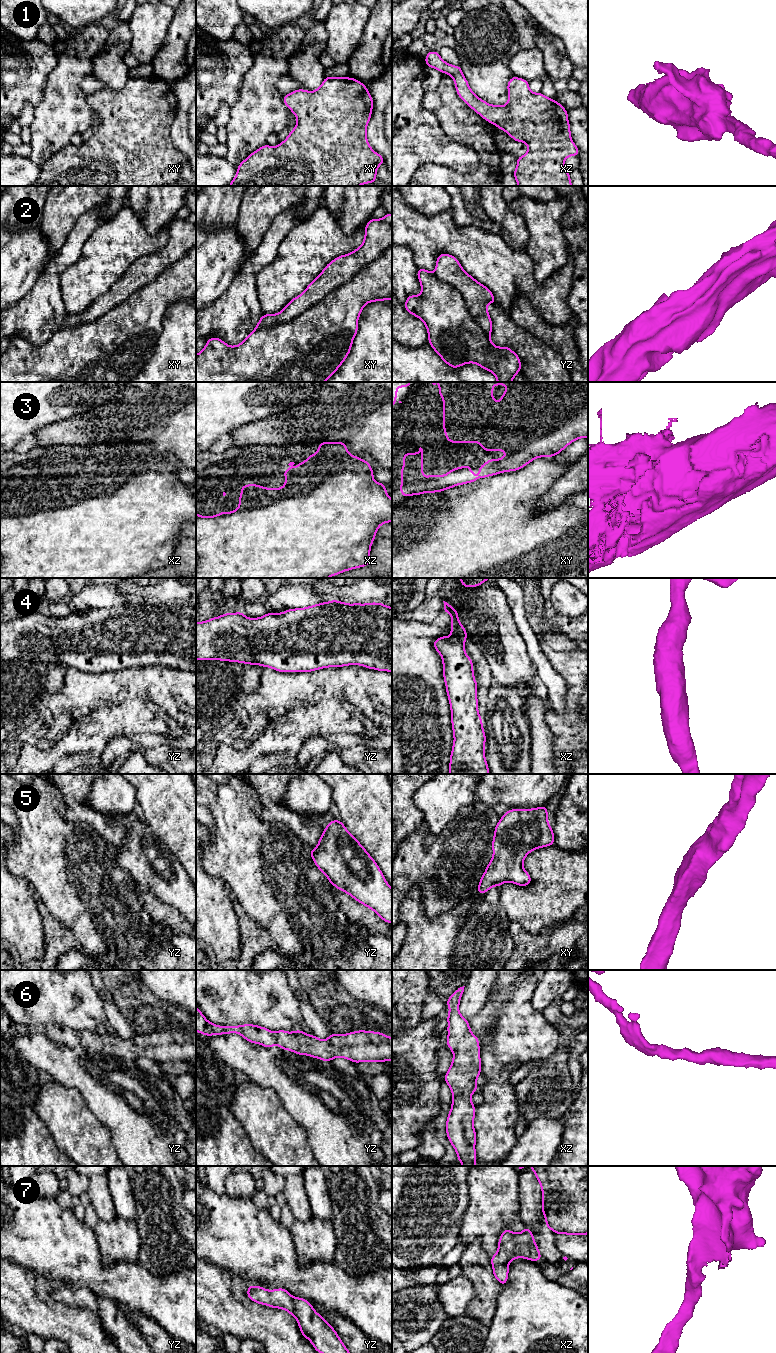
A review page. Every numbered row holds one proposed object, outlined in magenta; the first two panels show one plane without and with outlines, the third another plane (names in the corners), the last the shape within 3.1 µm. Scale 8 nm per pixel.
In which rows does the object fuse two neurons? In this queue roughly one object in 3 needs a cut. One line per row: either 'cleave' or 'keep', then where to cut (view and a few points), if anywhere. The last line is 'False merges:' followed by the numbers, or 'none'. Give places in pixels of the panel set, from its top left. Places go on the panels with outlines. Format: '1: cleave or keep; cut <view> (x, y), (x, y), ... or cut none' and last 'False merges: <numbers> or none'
1: keep; cut none
2: cleave; cut xy (391, 245), (348, 281), (291, 320), (255, 329)
3: cleave; cut xy (518, 382), (550, 426), (518, 445), (510, 423), (507, 451)
4: keep; cut none
5: keep; cut none
6: keep; cut none
7: keep; cut none
False merges: 2, 3

